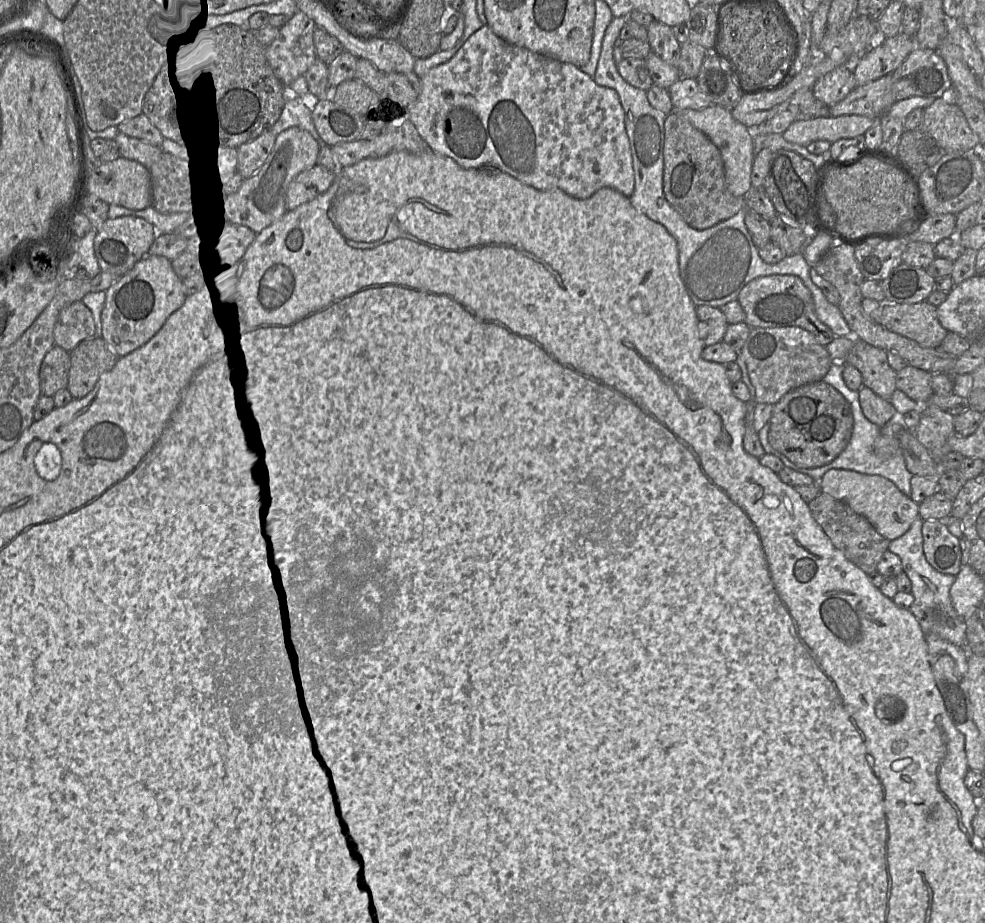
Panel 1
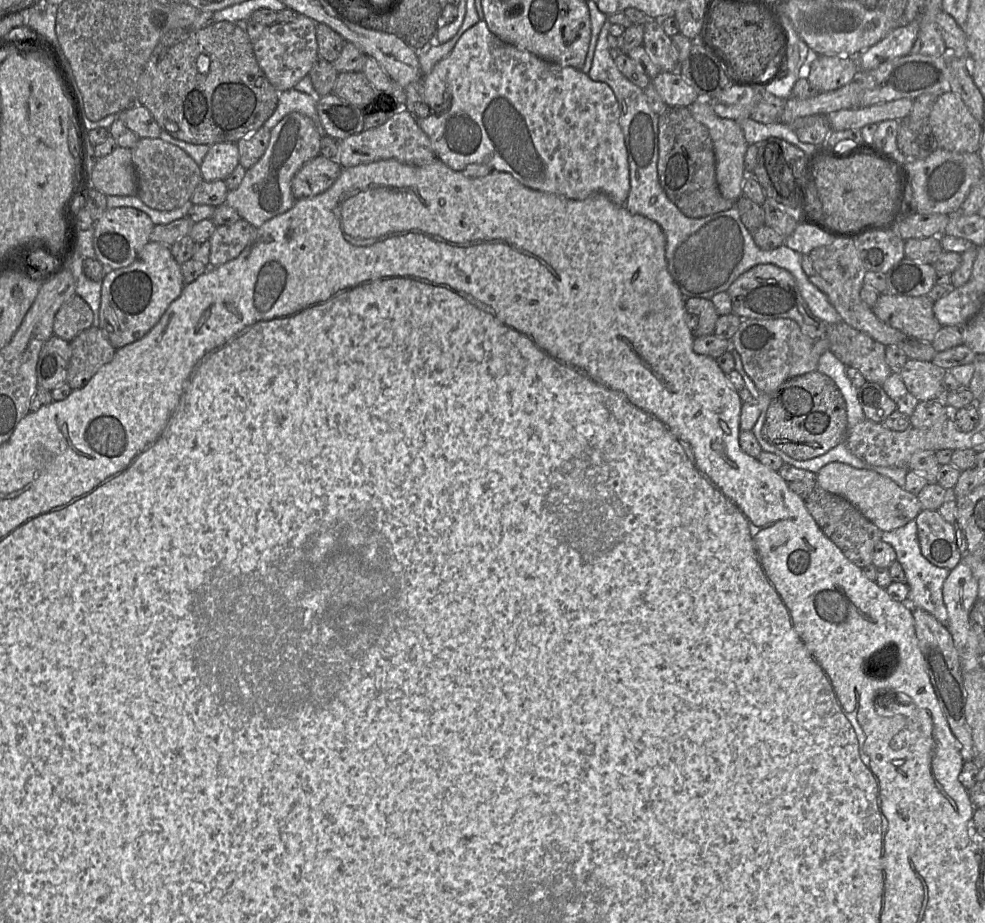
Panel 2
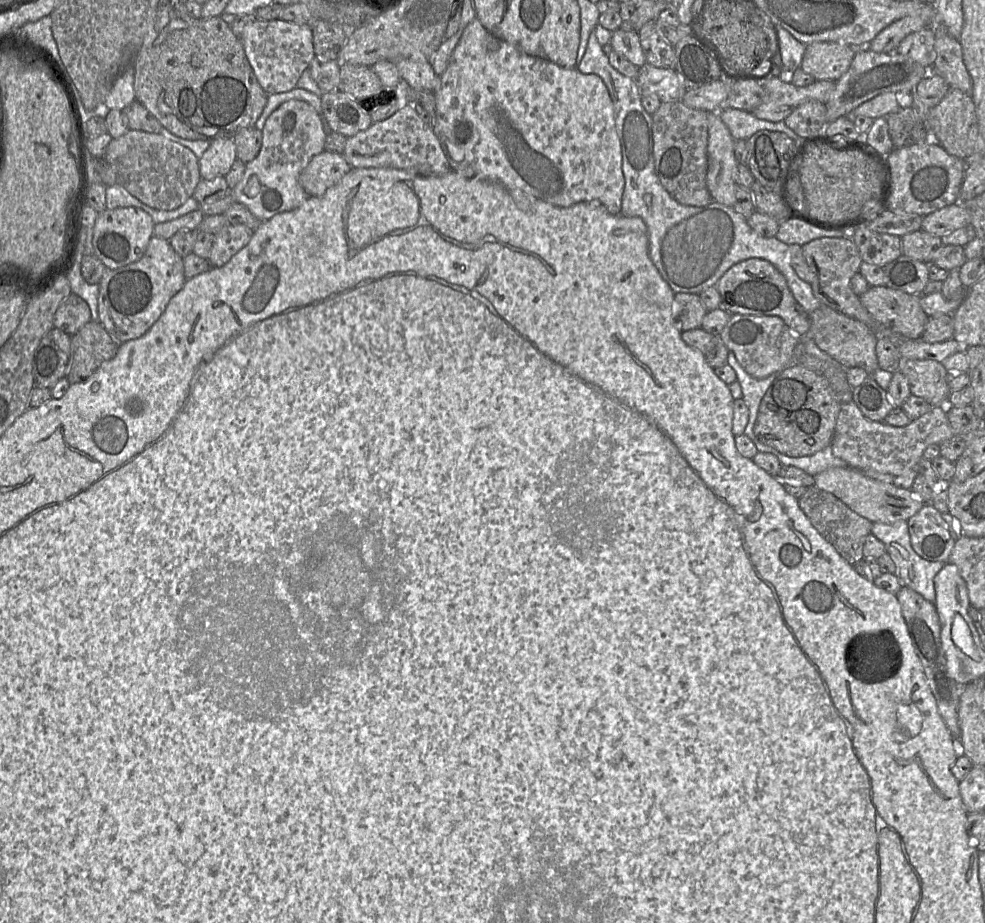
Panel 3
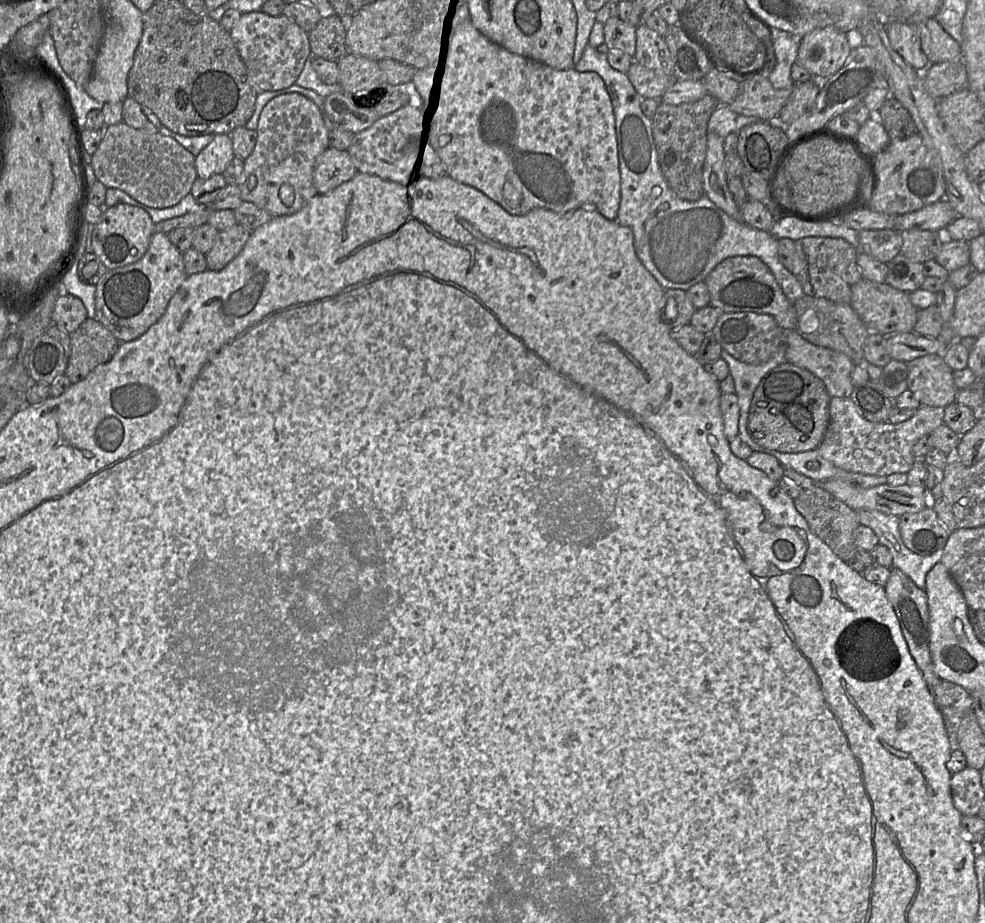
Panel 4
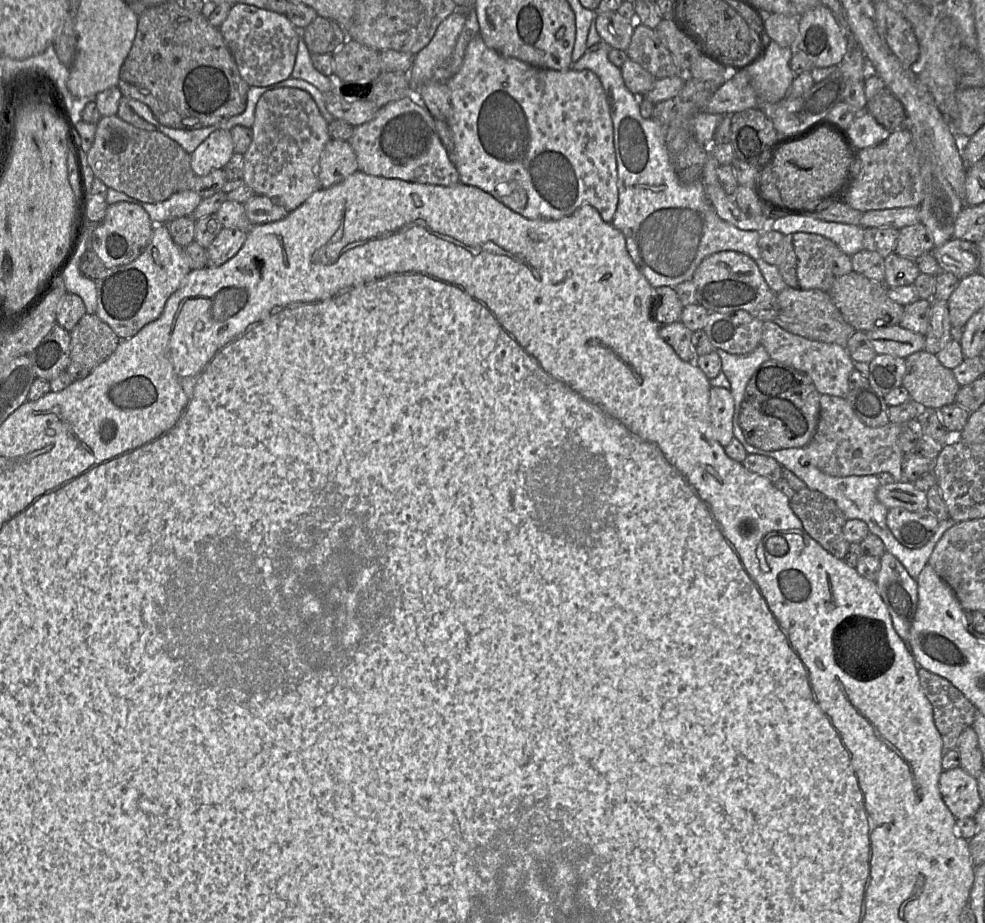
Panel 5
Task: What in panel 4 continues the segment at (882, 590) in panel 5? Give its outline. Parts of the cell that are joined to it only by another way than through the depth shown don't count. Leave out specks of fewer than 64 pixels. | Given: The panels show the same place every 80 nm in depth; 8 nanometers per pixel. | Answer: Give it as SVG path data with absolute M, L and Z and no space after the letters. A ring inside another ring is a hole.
M895 567L891 568L884 590L899 620L909 652L915 660L924 681L931 689L941 678L935 673L931 658L929 609L925 590L917 587L907 575Z

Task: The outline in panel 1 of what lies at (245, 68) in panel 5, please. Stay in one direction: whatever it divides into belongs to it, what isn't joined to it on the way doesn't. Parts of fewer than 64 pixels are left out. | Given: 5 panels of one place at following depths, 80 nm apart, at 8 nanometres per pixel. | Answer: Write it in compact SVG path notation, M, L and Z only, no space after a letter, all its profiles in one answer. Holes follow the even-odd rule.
M297 11L279 29L279 34L265 47L265 56L276 77L285 87L304 76L317 59L314 46L315 23Z

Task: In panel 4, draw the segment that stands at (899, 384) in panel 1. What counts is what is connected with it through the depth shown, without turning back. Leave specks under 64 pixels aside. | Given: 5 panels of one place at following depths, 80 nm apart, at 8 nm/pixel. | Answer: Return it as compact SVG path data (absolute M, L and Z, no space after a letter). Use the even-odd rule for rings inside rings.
M928 354L906 362L907 388L922 405L946 407L955 402L958 387L952 369L938 354Z

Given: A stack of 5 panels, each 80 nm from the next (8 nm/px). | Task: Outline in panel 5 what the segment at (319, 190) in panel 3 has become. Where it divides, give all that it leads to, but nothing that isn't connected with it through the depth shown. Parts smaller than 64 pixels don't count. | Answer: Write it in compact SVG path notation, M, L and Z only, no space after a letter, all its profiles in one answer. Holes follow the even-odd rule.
M331 139L320 158L318 178L321 187L330 188L358 171L357 156L350 142Z

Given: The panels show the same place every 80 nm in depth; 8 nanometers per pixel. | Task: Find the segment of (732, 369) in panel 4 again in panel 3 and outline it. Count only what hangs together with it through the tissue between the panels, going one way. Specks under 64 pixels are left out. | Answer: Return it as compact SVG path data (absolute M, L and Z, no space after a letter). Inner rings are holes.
M732 352L728 354L727 364L731 366L736 373L736 381L740 384L743 393L742 399L749 409L749 420L744 430L744 435L748 436L754 442L759 452L776 452L775 448L758 441L754 434L759 406L765 392L774 380L774 374L764 379L754 378L744 370Z

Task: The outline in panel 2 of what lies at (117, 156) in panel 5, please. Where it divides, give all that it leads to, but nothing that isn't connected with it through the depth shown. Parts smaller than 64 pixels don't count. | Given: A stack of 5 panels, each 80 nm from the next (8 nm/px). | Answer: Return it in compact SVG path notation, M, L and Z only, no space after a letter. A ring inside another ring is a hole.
M140 138L131 153L138 179L136 196L154 210L171 211L182 207L203 181L200 166L181 148L161 138Z

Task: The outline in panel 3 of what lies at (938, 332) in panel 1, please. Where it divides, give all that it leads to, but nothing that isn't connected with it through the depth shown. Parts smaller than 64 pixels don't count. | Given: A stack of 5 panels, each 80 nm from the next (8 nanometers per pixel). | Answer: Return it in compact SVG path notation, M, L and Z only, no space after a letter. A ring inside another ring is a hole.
M884 285L870 286L859 299L881 326L904 338L921 338L929 316L921 307L920 295Z

